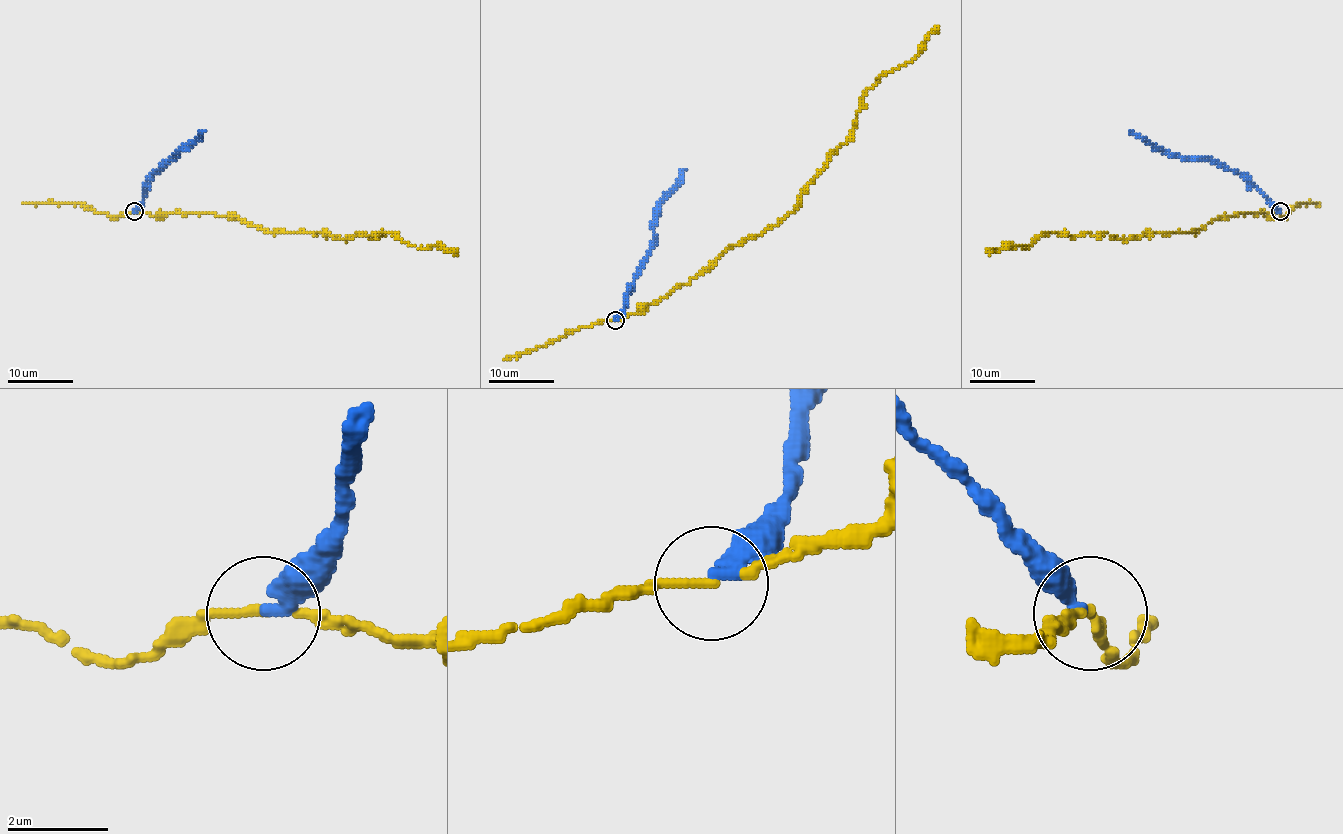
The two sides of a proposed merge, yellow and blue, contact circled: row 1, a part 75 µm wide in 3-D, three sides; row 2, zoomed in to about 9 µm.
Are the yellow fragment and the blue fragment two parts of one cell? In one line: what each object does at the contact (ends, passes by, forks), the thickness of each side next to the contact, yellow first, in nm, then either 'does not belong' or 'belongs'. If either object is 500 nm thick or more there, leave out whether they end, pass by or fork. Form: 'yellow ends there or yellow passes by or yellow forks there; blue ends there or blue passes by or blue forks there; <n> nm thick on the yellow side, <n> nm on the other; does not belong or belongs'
yellow passes by; blue ends there; 160 nm thick on the yellow side, 360 nm on the other; does not belong

